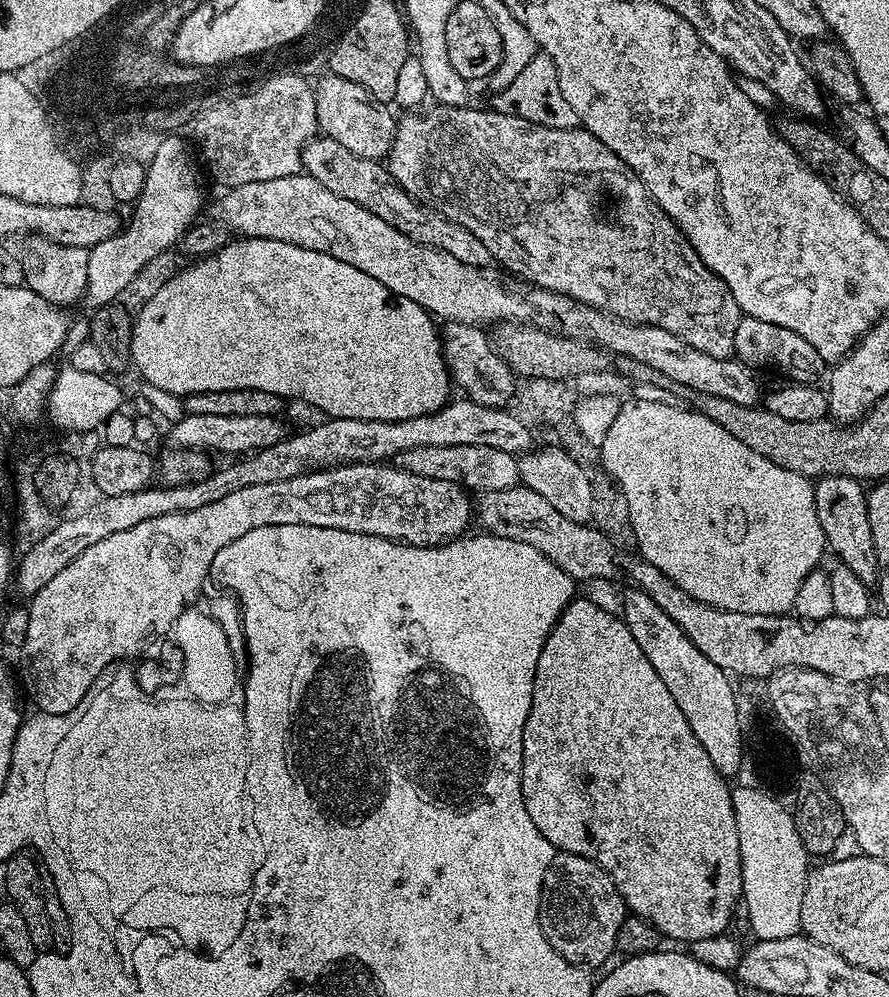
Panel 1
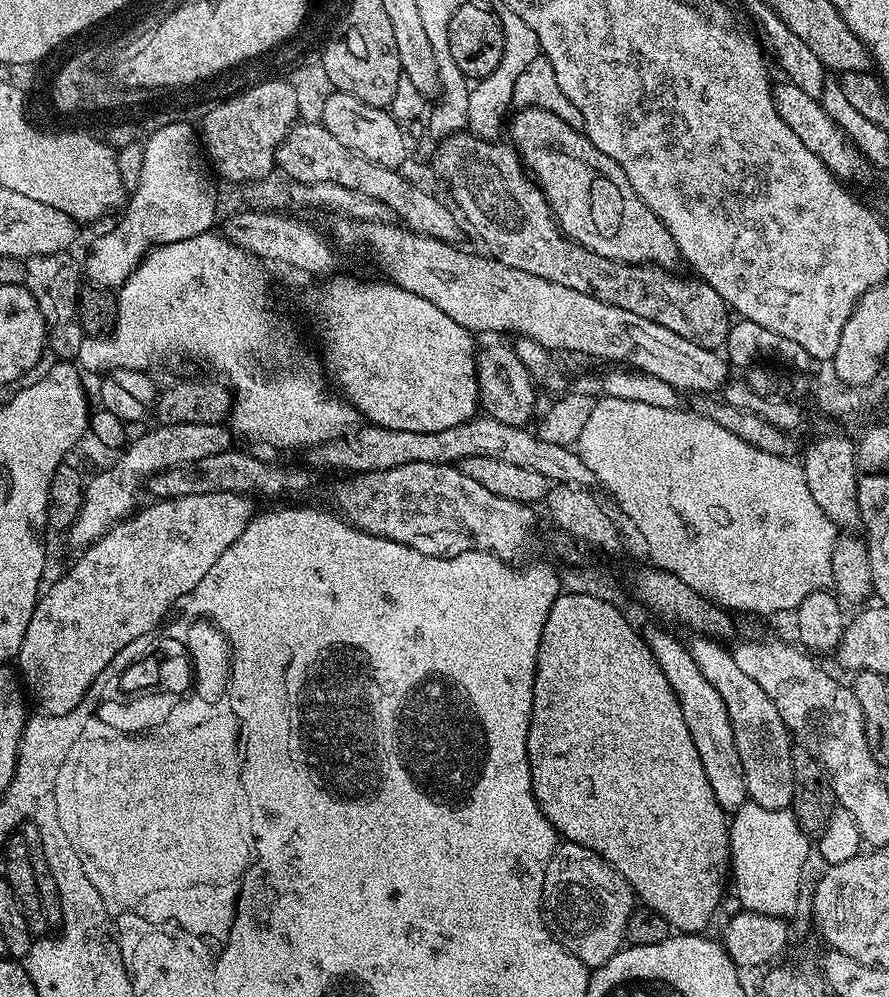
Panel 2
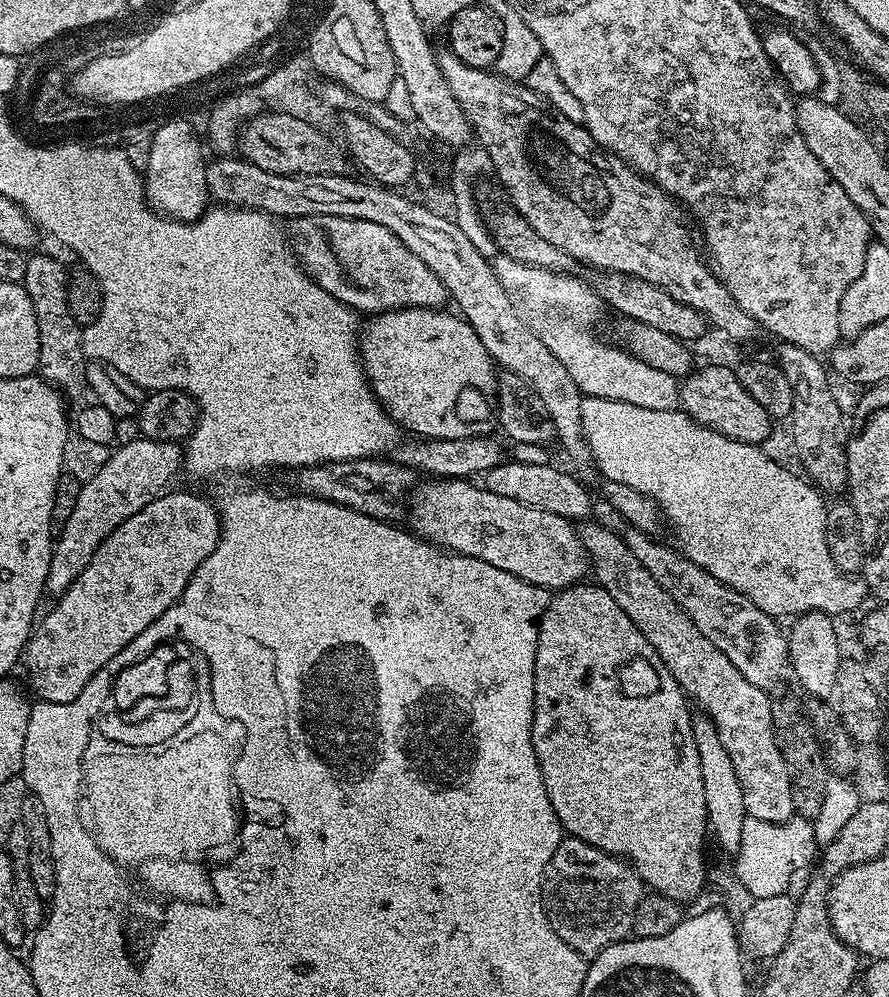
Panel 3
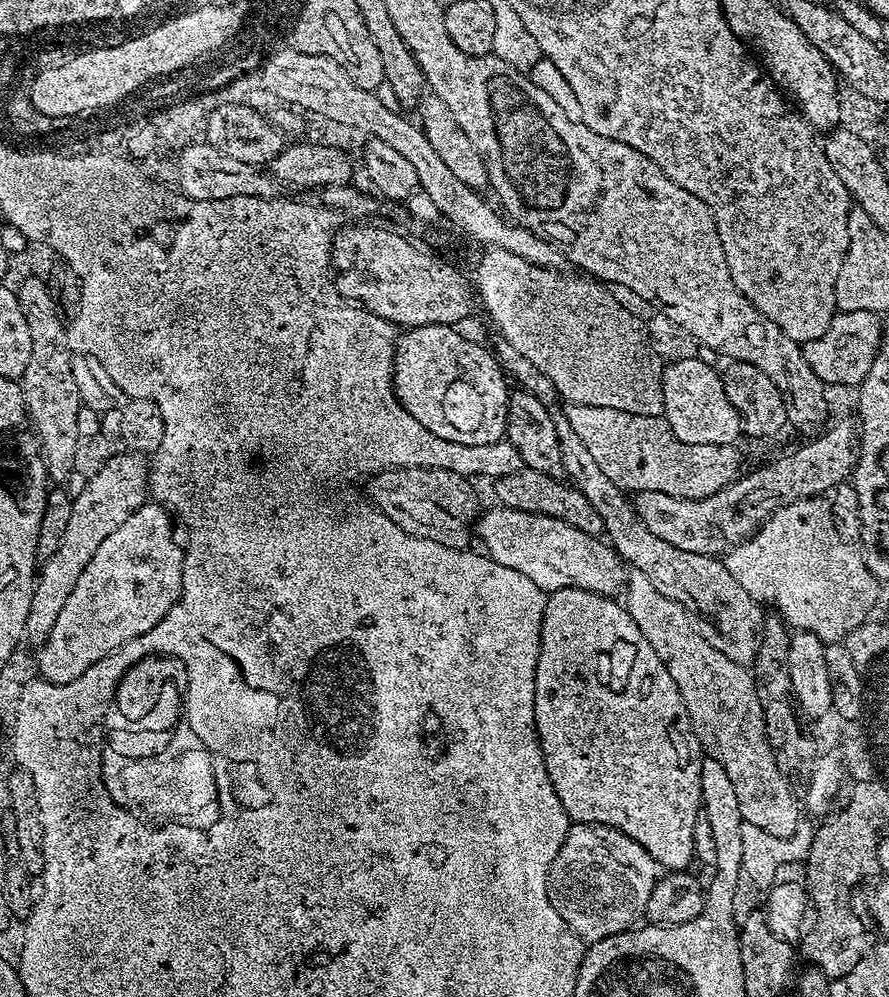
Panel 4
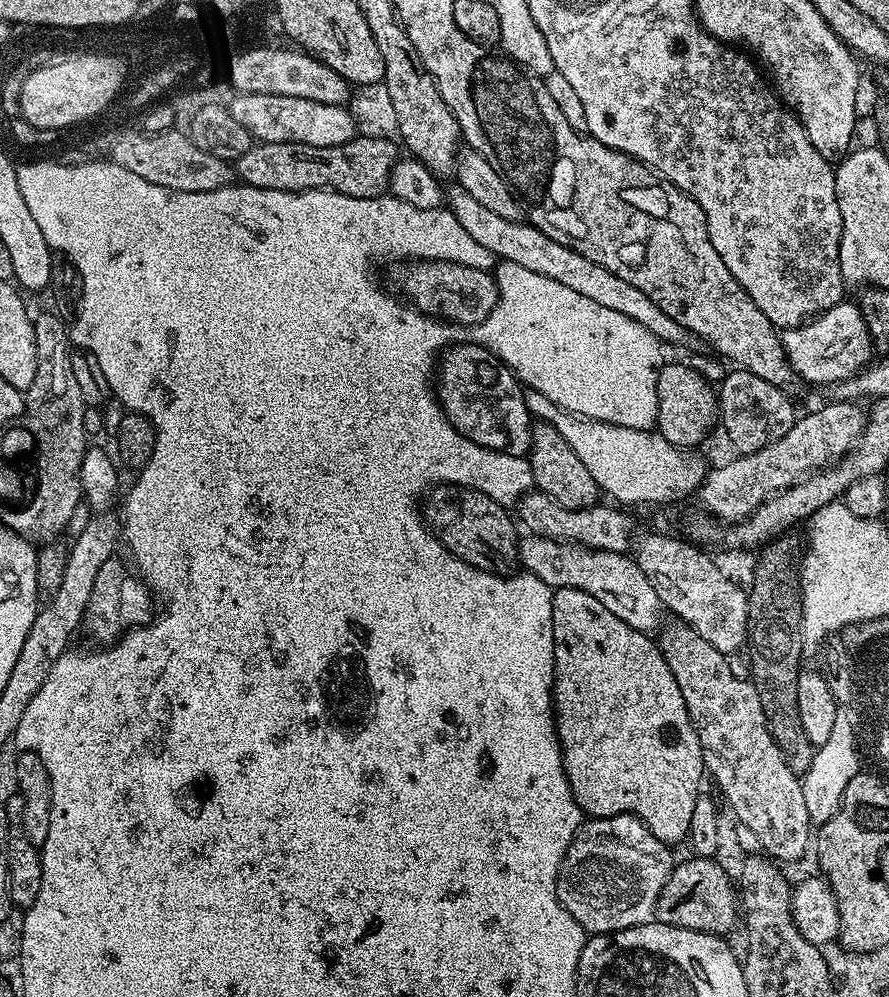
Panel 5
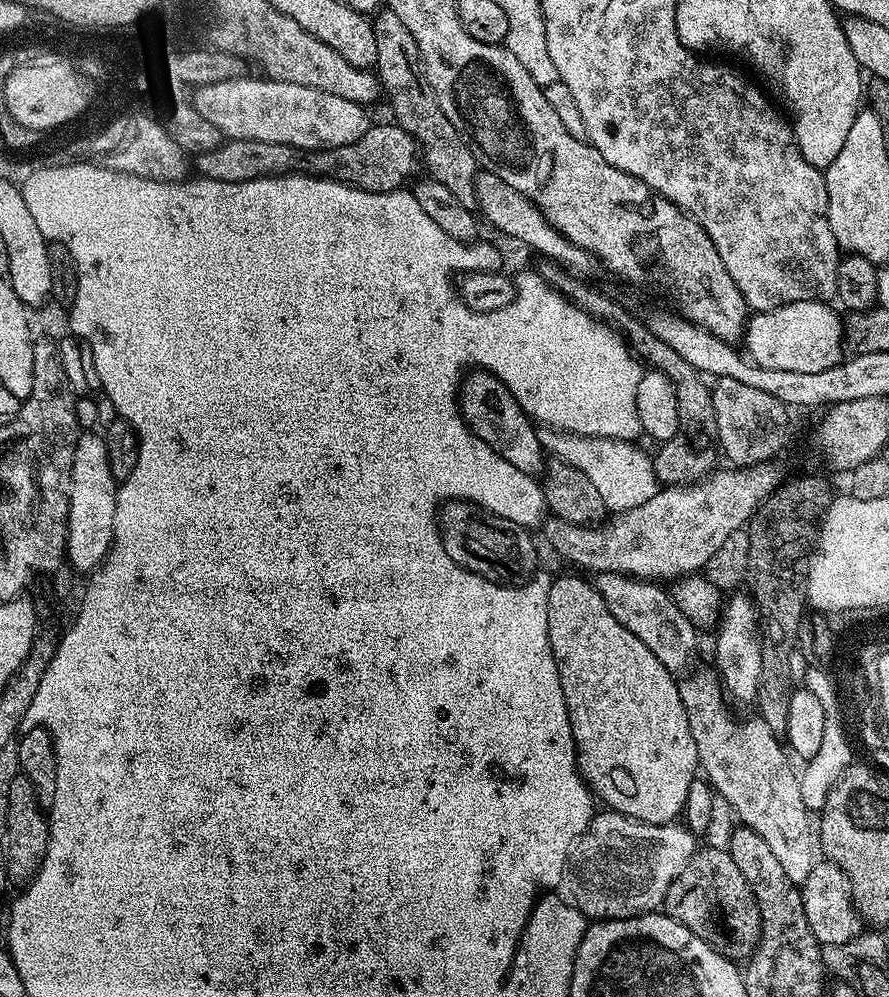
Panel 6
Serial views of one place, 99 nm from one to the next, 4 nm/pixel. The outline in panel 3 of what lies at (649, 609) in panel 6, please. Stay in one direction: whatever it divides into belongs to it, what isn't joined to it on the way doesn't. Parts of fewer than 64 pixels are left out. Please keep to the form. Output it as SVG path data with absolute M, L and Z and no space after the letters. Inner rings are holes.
M428 478L425 481L416 486L410 497L407 527L420 539L436 545L437 549L490 562L490 566L498 566L498 570L506 570L534 586L549 590L579 584L587 577L584 575L589 575L590 561L573 521L550 514L550 510L522 506L522 502L514 502L514 498L502 498L468 478Z

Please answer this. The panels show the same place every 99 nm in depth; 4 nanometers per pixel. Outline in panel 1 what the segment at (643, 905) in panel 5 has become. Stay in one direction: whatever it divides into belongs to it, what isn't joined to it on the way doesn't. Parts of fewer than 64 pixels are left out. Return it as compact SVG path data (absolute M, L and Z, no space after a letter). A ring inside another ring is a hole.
M557 851L540 891L540 929L546 942L566 962L589 970L595 970L599 964L607 965L616 952L618 926L622 926L625 915L624 900L602 866L573 852Z

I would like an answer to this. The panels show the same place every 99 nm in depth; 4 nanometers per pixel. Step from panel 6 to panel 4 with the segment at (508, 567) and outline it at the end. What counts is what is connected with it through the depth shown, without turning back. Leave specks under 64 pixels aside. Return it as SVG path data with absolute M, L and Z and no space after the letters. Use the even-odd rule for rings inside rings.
M391 468L371 477L366 492L373 504L406 534L438 542L442 546L467 549L481 515L480 500L469 477L441 468Z

